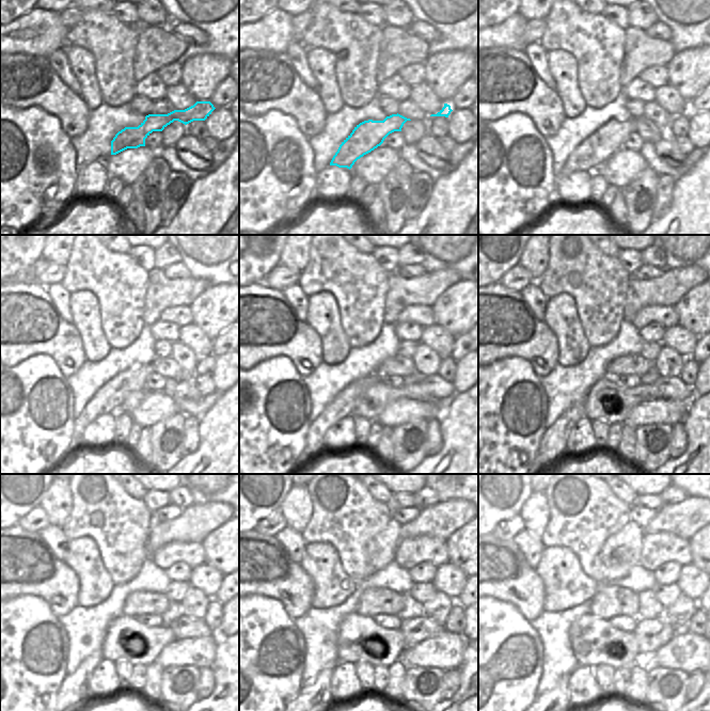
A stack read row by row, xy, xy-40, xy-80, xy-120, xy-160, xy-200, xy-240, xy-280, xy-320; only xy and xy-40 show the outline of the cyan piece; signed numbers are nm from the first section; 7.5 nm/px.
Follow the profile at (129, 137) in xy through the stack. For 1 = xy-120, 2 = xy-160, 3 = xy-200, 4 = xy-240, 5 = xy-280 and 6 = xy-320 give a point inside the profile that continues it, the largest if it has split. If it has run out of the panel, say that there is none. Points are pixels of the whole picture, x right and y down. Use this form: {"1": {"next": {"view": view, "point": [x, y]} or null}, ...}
{"1": {"next": {"view": "xy-120", "point": [108, 399]}}, "2": {"next": {"view": "xy-160", "point": [343, 405]}}, "3": {"next": {"view": "xy-200", "point": [552, 446]}}, "4": {"next": {"view": "xy-240", "point": [75, 690]}}, "5": {"next": {"view": "xy-280", "point": [320, 691]}}, "6": {"next": {"view": "xy-320", "point": [561, 691]}}}

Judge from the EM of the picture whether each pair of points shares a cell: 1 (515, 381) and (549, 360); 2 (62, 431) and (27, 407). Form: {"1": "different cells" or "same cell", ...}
{"1": "different cells", "2": "same cell"}

